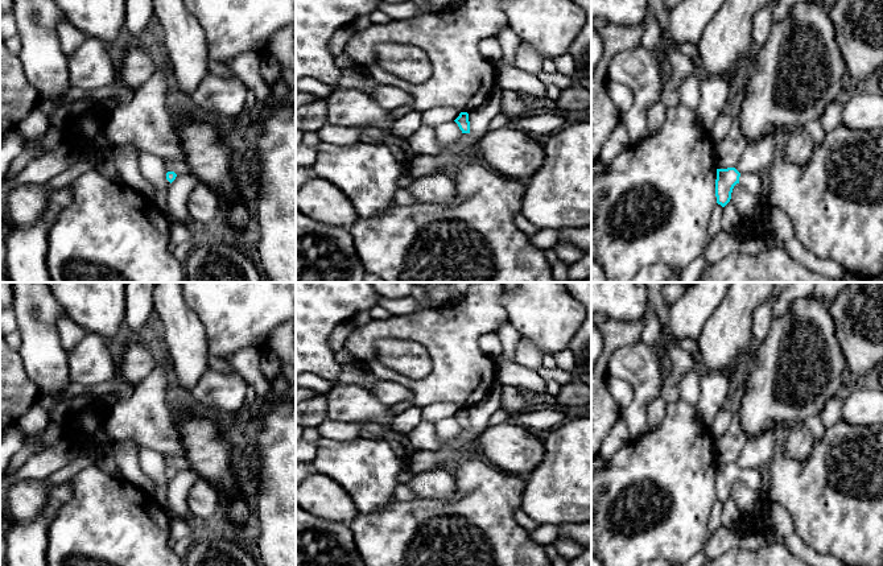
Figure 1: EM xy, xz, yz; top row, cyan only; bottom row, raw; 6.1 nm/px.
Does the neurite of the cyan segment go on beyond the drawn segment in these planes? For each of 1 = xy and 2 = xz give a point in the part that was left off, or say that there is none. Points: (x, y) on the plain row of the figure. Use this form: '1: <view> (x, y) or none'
1: none
2: none

